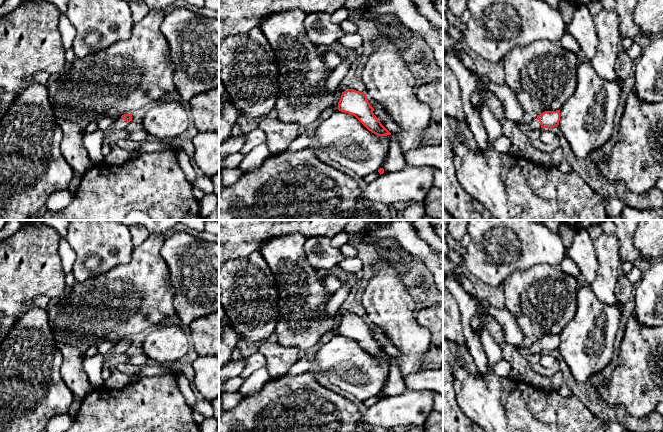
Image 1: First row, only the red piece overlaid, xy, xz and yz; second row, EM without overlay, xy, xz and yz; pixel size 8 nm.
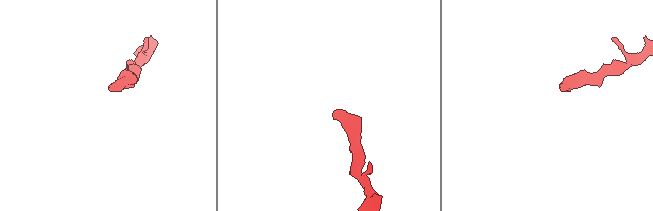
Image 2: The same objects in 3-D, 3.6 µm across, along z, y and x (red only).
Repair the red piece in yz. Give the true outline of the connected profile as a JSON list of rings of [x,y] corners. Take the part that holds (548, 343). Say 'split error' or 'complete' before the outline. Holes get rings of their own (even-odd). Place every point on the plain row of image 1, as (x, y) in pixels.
split error; [[[560,334],[545,335],[529,347],[527,350],[531,354],[541,354],[542,352],[551,353],[558,350],[560,345]]]

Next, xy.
split error; [[[124,338],[121,341],[114,343],[111,350],[105,355],[95,354],[91,357],[84,357],[83,369],[87,375],[90,386],[93,388],[100,387],[104,384],[102,379],[102,369],[104,364],[111,356],[121,355],[126,353],[127,348],[132,345],[132,338]]]

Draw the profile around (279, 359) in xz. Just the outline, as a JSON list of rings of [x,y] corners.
[[[269,341],[258,345],[258,352],[266,359],[266,369],[272,379],[287,374],[293,364],[299,360],[299,350],[295,347],[284,347]]]

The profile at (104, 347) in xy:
[[[109,340],[102,341],[99,345],[97,345],[98,354],[105,355],[111,350],[113,346],[114,343]]]

